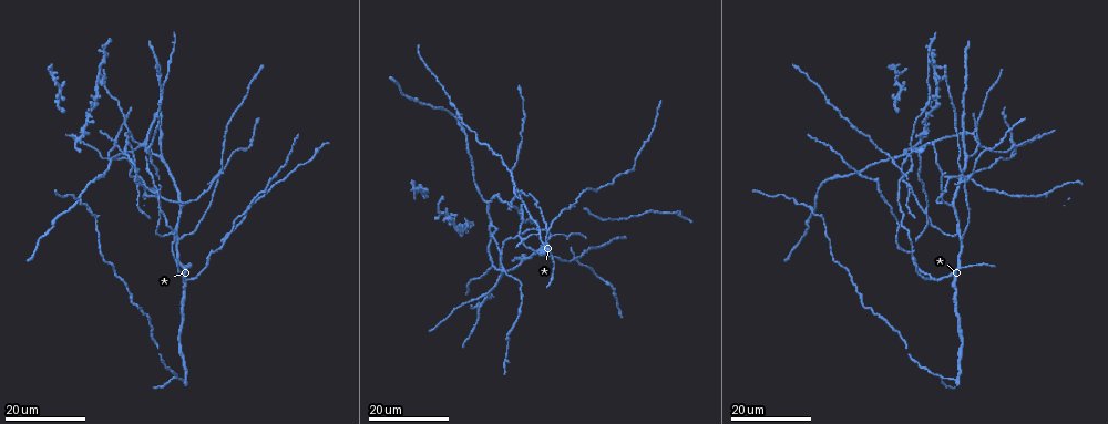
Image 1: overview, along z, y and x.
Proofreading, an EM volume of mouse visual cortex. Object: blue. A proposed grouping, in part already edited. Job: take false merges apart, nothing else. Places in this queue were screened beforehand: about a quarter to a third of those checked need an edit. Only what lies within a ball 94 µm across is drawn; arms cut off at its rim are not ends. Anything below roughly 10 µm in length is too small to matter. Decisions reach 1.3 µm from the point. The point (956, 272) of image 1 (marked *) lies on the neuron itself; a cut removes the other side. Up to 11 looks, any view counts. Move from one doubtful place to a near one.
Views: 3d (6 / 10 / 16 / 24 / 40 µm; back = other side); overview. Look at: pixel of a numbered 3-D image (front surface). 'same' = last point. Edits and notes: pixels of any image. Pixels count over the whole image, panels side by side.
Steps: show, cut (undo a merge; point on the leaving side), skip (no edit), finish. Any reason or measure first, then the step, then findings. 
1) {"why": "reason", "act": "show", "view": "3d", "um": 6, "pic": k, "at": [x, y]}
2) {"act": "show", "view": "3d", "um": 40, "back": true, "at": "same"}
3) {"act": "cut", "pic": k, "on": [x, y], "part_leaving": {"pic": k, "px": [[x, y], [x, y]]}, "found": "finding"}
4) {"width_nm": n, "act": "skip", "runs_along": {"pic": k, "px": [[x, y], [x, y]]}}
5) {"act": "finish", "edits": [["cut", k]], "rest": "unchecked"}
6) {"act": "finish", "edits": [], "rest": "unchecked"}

{"act": "show", "view": "3d", "um": 24, "pic": 1, "at": [938, 279]}

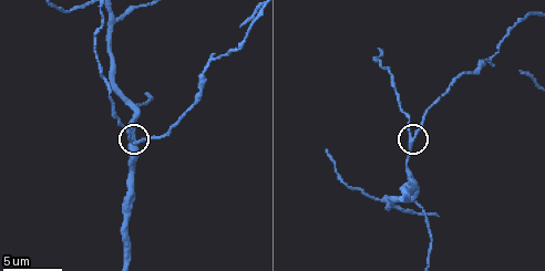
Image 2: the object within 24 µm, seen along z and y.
{"act": "show", "view": "3d", "um": 10, "pic": 2, "at": [415, 137]}

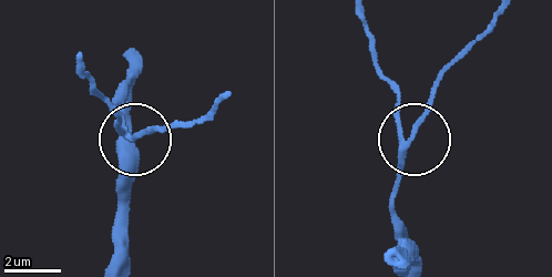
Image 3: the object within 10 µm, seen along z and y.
{"act": "show", "view": "3d", "um": 6, "pic": 3, "at": [410, 138]}

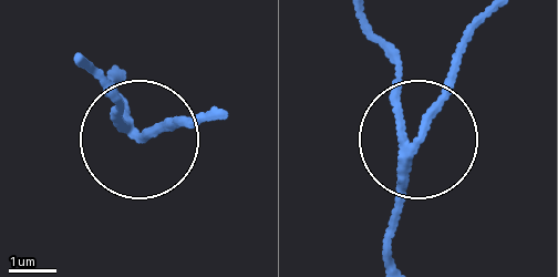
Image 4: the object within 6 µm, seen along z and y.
{"arms": 3, "act": "skip", "runs_along": {"pic": 4, "px": [[393, 256], [405, 149], [485, 18]]}, "found": "one neuron here"}

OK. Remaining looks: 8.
{"why": "a fork", "act": "show", "view": "3d", "um": 16, "pic": 1, "at": [968, 154]}

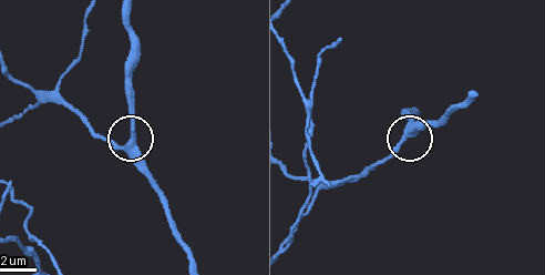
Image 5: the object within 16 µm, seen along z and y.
{"why": "zoom in", "act": "show", "view": "3d", "um": 10, "pic": 5, "at": [406, 135]}

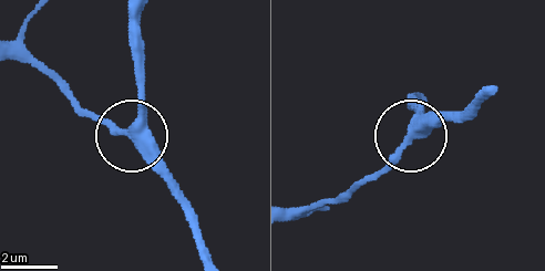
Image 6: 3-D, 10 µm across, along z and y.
{"act": "skip", "runs_along": {"pic": 6, "px": [[211, 253], [172, 175], [141, 139], [141, 70]]}, "found": "all the same neuron"}

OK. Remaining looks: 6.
{"why": "branch point", "act": "show", "view": "3d", "um": 16, "pic": 1, "at": [153, 178]}

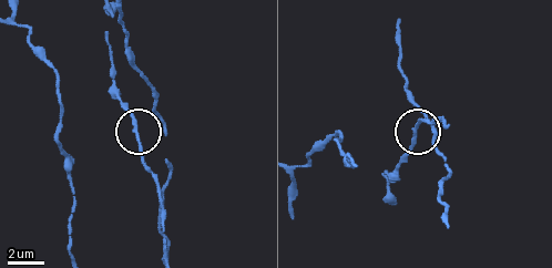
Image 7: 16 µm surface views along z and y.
{"act": "show", "view": "3d", "um": 6, "pic": 7, "at": [134, 121]}

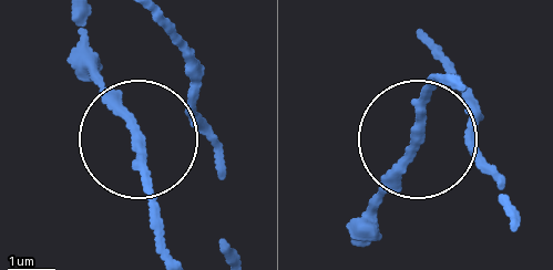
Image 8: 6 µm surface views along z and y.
{"act": "skip", "runs_along": {"pic": 8, "px": [[178, 260], [131, 117], [80, 61]]}, "found": "all the same neuron"}

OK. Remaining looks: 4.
{"why": "looks like a crossing", "act": "show", "view": "3d", "um": 16, "pic": 1, "at": [926, 114]}

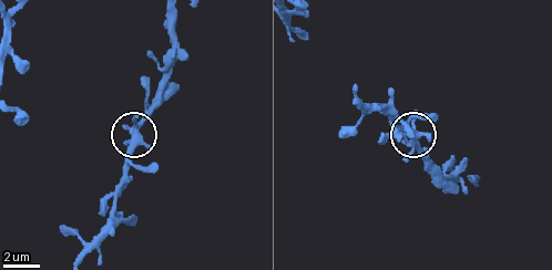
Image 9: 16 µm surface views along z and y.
{"act": "show", "view": "3d", "um": 6, "pic": 9, "at": [137, 129]}

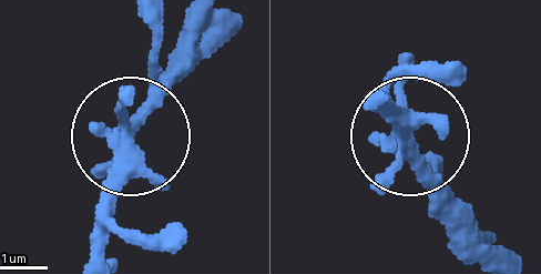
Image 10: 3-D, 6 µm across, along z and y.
{"arms": 5, "act": "skip", "found": "one neuron here"}

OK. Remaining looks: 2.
{"why": "three arms meet", "act": "show", "view": "3d", "um": 16, "pic": 1, "at": [492, 266]}

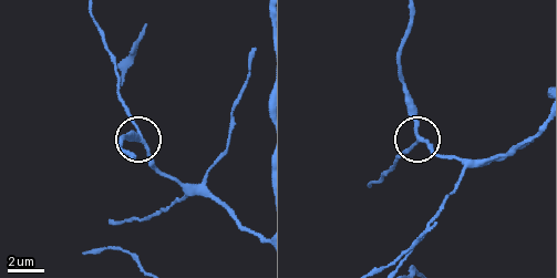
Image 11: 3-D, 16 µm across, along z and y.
{"act": "show", "view": "3d", "um": 6, "pic": 11, "at": [417, 132]}

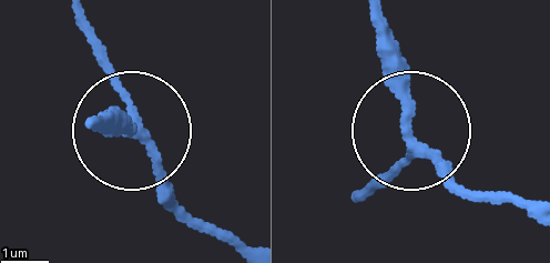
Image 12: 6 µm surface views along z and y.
{"side_arm_um": 22, "act": "skip", "runs_along": {"pic": 12, "px": [[513, 201], [477, 196], [409, 138], [362, 196]]}, "found": "all the same neuron"}

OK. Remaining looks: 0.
{"act": "finish", "edits": [], "rest": "unchecked"}

